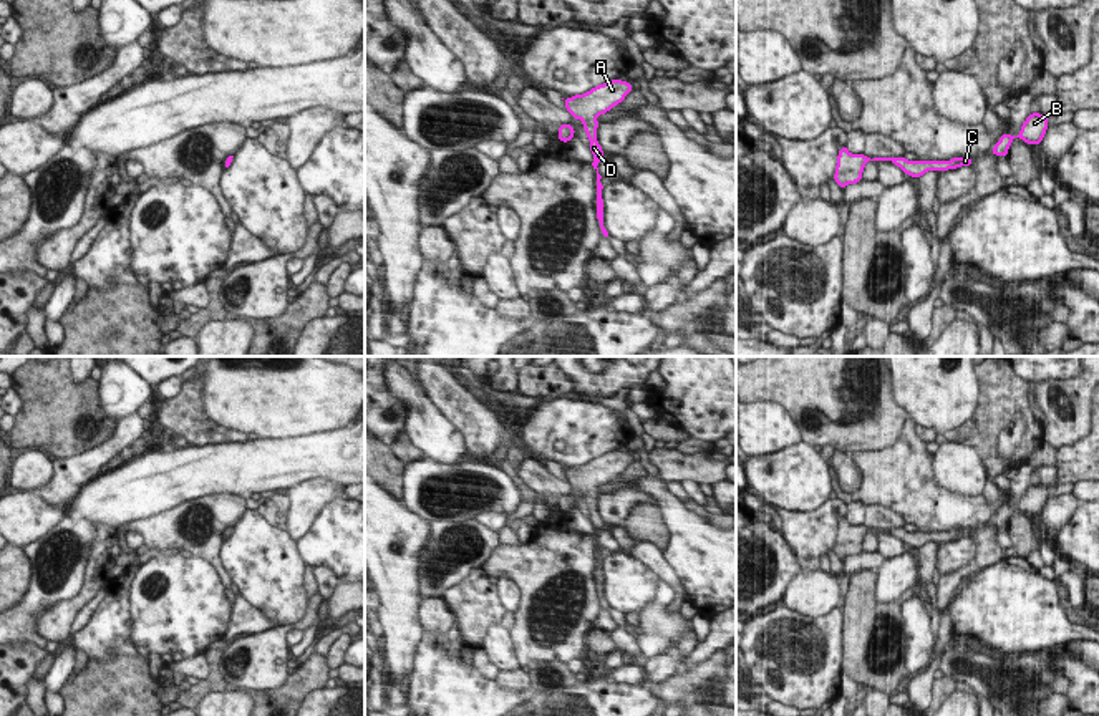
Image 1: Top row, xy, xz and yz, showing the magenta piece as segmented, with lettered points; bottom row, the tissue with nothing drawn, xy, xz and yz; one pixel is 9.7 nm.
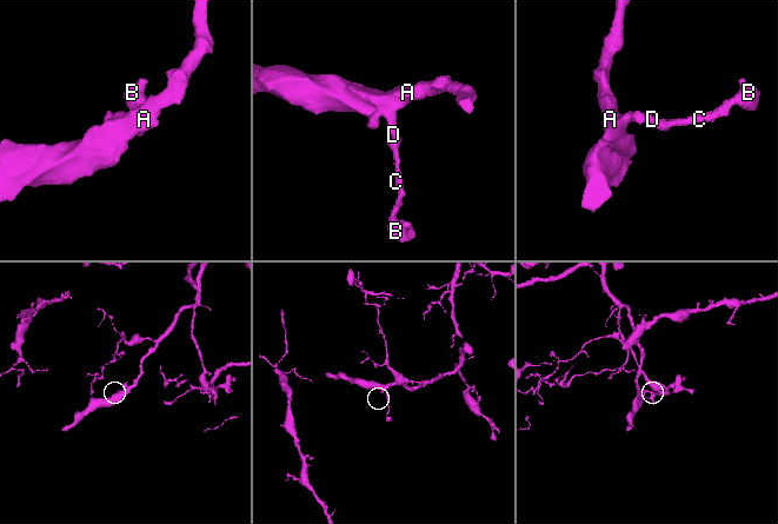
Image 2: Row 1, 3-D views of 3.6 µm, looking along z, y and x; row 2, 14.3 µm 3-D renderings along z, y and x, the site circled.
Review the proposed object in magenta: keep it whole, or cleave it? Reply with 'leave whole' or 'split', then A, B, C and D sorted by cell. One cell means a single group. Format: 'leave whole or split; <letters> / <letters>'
leave whole; A B C D

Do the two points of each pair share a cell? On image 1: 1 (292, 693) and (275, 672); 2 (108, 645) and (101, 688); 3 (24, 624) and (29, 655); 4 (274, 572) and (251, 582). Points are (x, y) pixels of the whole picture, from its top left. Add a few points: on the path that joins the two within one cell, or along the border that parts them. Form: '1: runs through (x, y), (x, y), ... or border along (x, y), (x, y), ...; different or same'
1: border along (290, 675), (275, 688), (246, 690); different
2: border along (136, 653), (116, 655), (110, 660), (90, 658); different
3: border along (17, 645), (37, 643), (43, 650); different
4: runs through (269, 572), (261, 572), (256, 577); same

